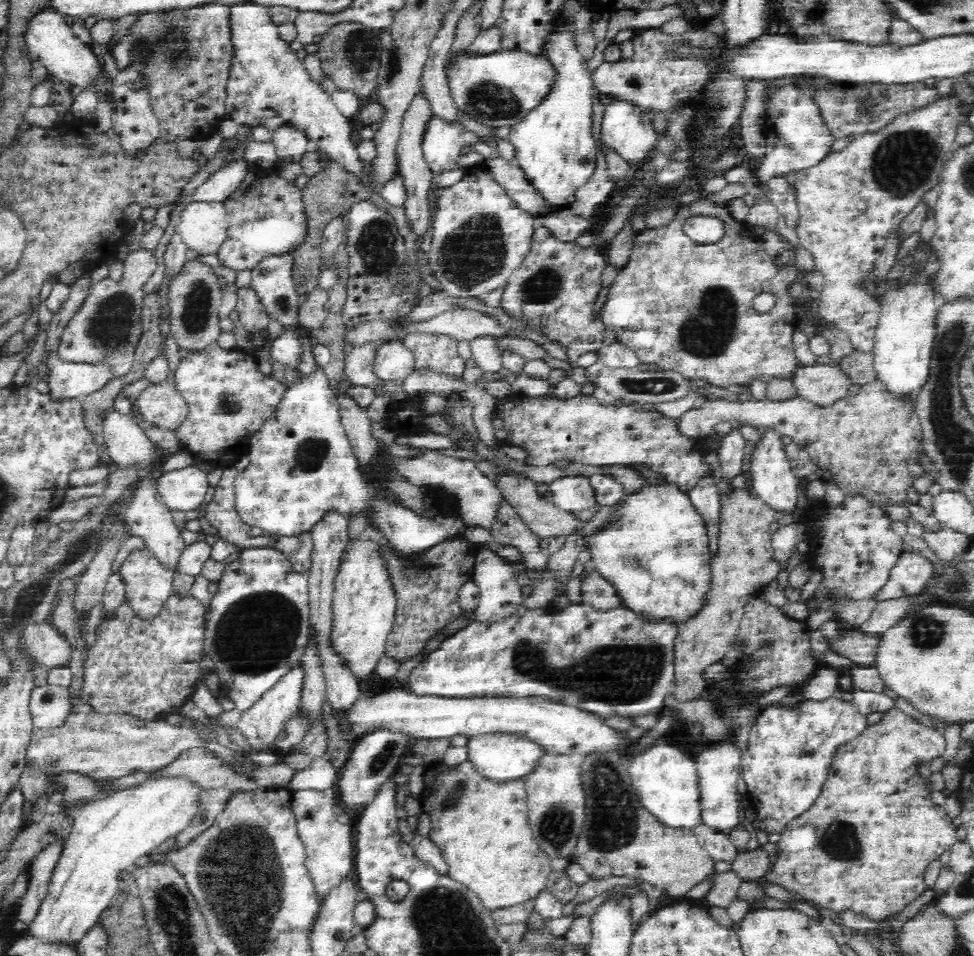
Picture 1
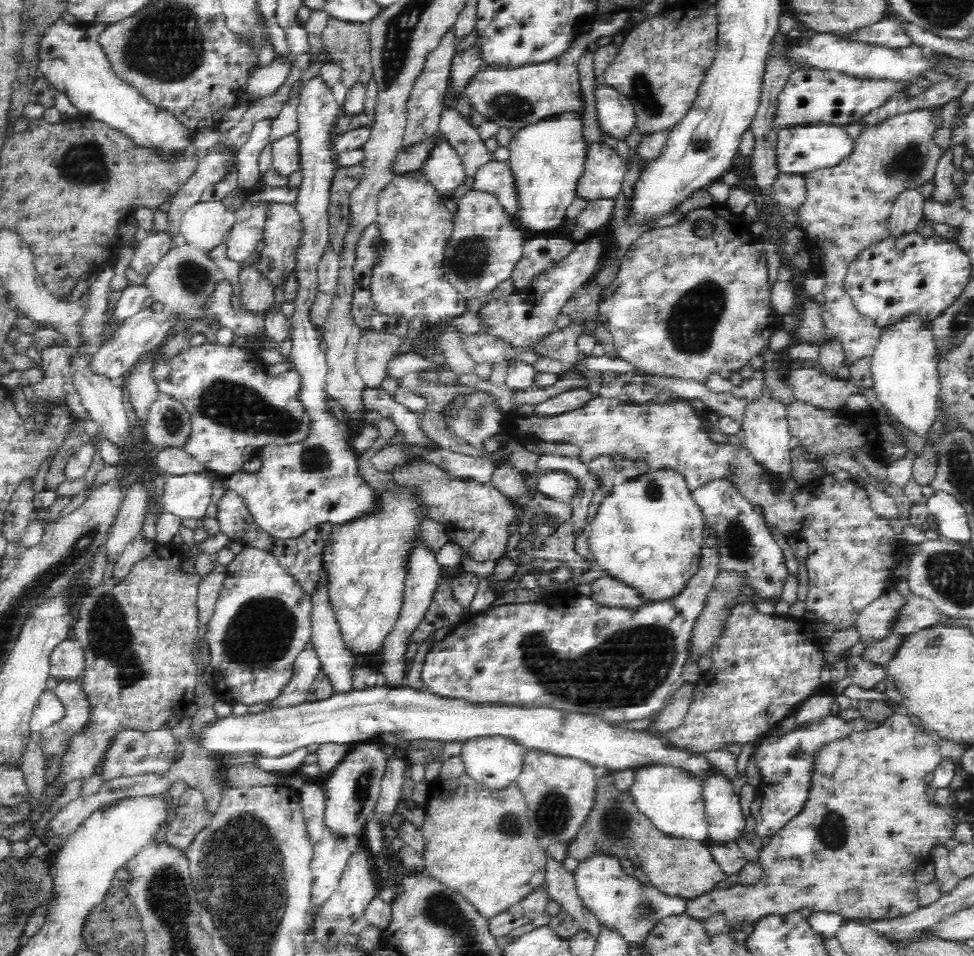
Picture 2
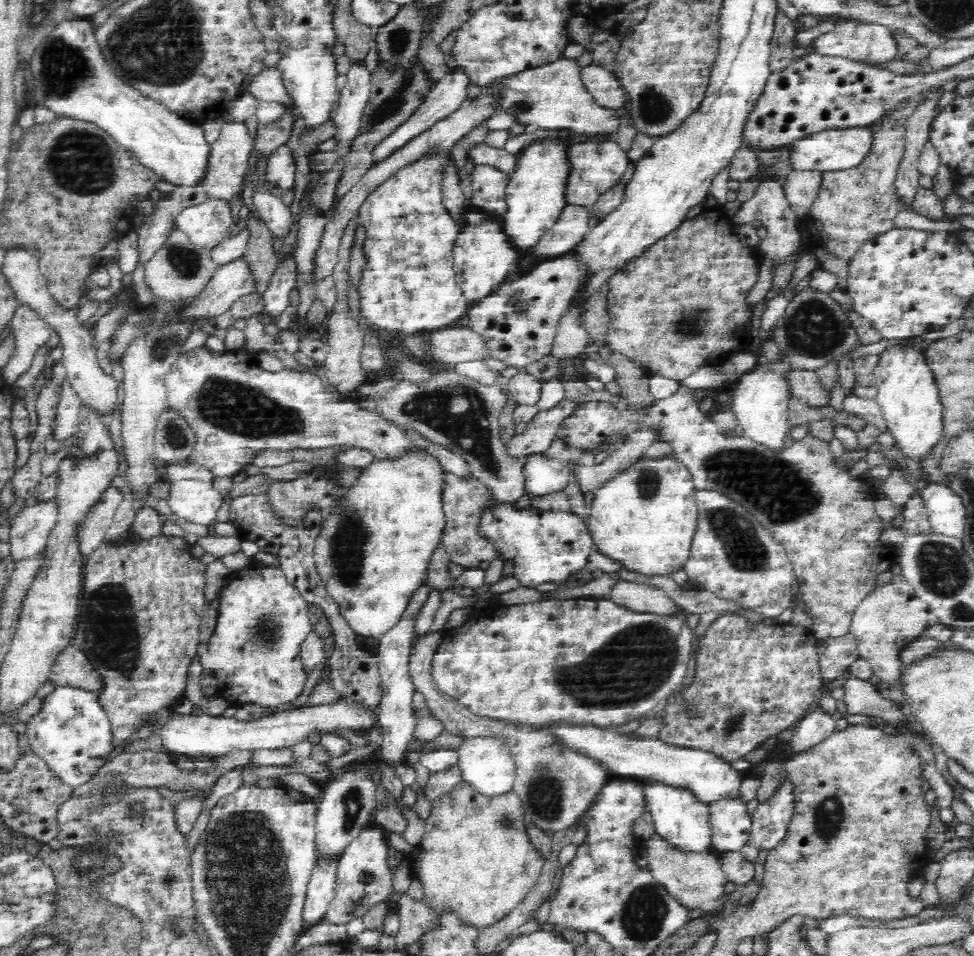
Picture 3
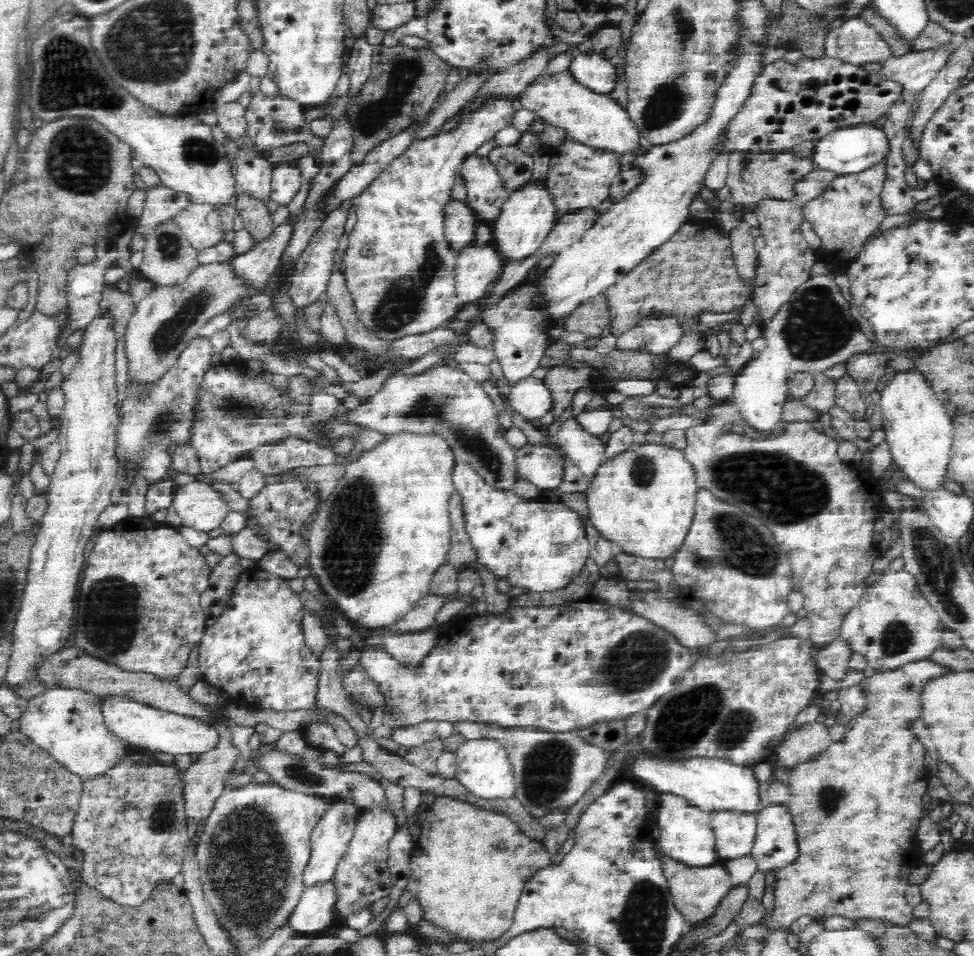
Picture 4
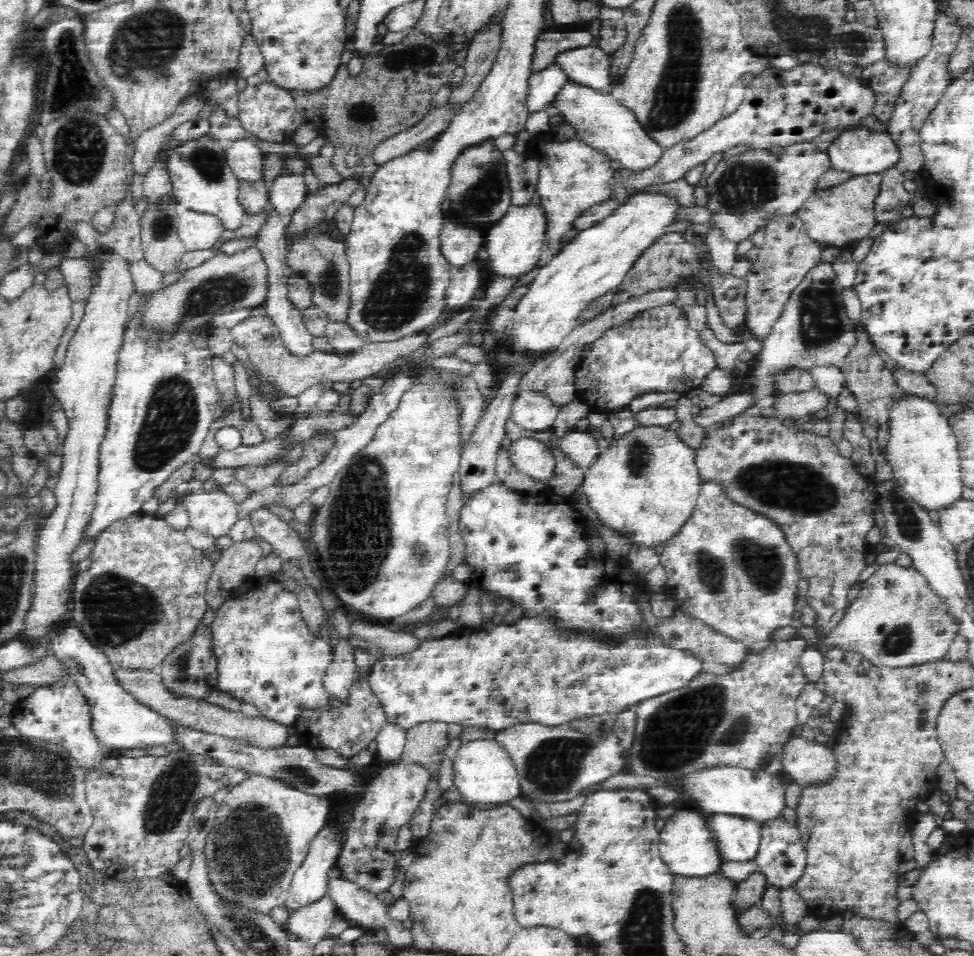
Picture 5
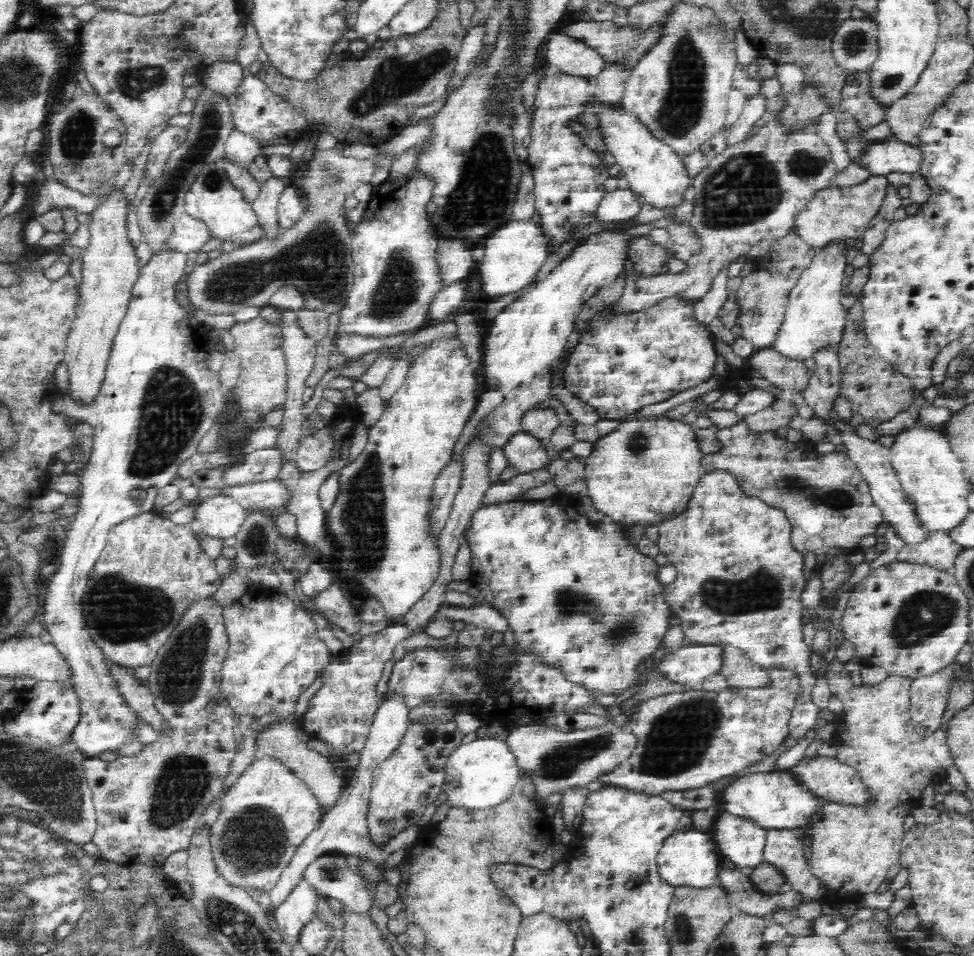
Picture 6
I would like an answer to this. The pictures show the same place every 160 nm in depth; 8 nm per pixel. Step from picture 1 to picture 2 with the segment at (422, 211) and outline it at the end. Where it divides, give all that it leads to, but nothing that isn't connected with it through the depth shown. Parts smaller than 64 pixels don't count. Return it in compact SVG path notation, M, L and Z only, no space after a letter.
M450 27L444 38L440 40L437 48L430 51L424 62L424 70L414 83L412 93L409 94L407 102L407 126L403 134L403 146L411 145L427 136L435 133L439 129L439 121L443 114L442 102L444 102L444 93L447 89L449 74L453 59L456 56L455 47L458 45L456 40L455 29Z

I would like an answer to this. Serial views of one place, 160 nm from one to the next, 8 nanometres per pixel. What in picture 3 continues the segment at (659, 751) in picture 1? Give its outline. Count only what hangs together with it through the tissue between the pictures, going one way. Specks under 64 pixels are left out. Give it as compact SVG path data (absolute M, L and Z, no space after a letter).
M660 783L644 784L647 809L650 812L655 833L674 850L700 854L711 852L712 831L709 806L695 800L695 796L683 788L670 788Z

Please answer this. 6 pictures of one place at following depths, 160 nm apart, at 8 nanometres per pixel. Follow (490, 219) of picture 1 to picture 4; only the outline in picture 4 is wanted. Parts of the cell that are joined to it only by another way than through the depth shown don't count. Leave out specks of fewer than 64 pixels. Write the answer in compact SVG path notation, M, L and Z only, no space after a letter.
M472 242L460 250L455 266L455 293L464 306L479 302L487 296L492 282L498 278L504 265L491 243L478 246Z

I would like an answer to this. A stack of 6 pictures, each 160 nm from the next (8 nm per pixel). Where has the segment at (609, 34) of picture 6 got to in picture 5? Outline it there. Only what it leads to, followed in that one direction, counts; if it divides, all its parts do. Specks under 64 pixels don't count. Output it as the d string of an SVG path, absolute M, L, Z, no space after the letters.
M572 28L543 31L536 41L536 49L532 62L533 74L540 72L555 64L555 57L560 52L566 52L567 49L584 48L600 43L600 36L597 29L593 28Z

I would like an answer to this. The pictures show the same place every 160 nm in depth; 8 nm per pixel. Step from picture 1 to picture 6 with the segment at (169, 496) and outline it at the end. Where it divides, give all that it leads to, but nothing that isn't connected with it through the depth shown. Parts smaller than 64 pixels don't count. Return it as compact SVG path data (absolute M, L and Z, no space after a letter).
M222 495L198 500L193 510L203 532L210 538L222 540L235 536L240 531L248 513L233 498Z

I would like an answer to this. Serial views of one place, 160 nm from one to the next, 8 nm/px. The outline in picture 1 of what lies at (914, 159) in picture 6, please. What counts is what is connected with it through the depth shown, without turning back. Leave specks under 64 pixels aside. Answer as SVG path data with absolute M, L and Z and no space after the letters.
M787 84L774 92L771 104L766 107L765 135L766 150L761 158L760 168L752 173L756 183L768 183L777 177L785 177L790 172L801 172L806 168L818 166L830 154L834 135L822 119L819 106L804 96L798 86Z

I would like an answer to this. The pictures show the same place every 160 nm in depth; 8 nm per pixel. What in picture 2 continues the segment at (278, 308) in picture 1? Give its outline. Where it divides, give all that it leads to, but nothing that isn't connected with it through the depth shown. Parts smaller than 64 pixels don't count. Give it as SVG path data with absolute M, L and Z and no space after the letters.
M270 202L265 208L265 221L262 238L264 248L257 257L260 273L266 274L274 288L284 286L295 265L295 256L301 235L301 218L293 203Z

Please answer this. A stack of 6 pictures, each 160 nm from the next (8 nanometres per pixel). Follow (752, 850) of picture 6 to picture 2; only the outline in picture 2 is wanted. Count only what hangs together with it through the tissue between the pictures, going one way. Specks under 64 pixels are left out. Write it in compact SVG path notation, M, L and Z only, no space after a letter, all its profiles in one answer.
M716 770L702 786L708 841L713 844L734 843L746 833L746 819L733 784L722 772Z

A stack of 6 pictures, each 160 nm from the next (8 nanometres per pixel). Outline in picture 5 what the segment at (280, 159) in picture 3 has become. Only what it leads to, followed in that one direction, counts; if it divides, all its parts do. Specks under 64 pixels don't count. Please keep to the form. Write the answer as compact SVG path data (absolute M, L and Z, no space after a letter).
M303 174L283 175L272 182L269 187L269 204L288 225L290 216L298 210L307 198L306 180Z

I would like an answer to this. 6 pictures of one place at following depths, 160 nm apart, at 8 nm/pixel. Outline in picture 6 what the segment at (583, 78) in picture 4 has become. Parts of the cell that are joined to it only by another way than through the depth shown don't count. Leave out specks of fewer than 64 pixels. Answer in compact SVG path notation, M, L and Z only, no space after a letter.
M561 25L551 31L545 42L543 56L546 67L572 76L586 76L591 81L594 81L606 66L598 53L562 31Z

